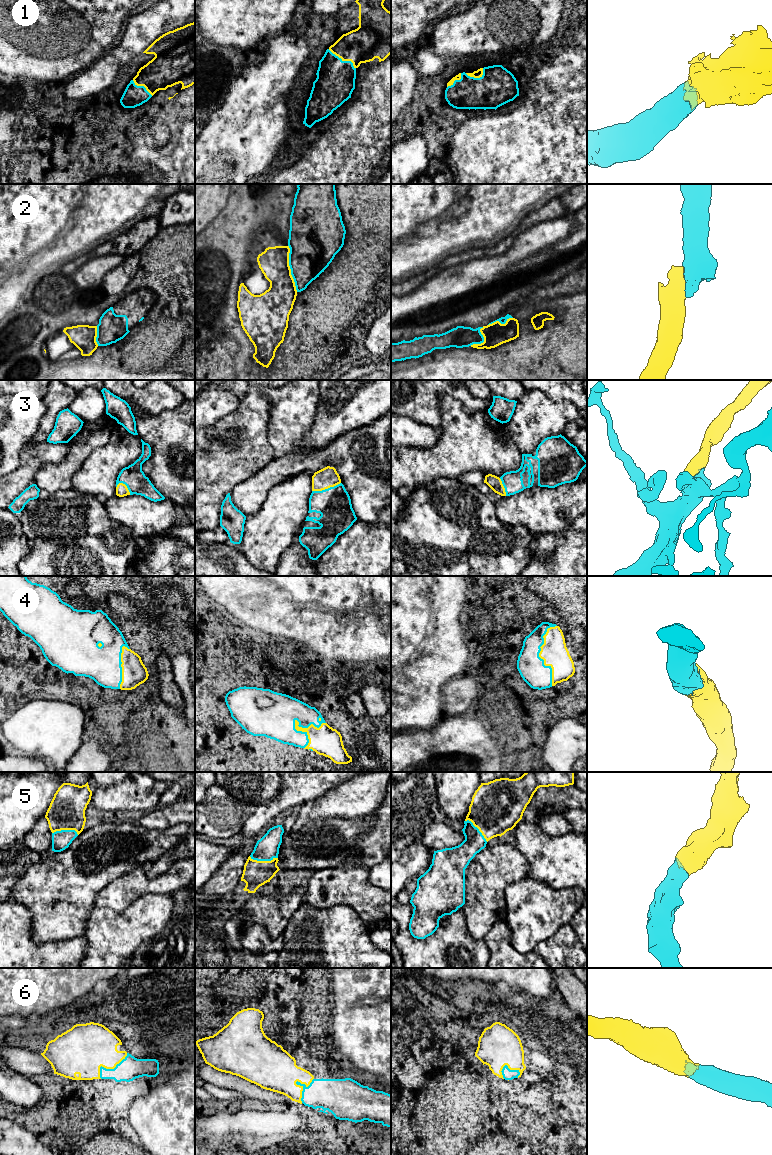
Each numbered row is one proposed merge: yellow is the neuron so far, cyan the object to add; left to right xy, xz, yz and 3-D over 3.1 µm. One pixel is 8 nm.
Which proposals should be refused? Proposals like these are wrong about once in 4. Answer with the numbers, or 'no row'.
2

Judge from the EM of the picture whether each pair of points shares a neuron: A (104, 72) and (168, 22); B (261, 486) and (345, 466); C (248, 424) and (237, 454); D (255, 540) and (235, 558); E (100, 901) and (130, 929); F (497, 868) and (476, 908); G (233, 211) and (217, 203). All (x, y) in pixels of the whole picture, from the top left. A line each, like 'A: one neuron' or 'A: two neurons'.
A: one neuron
B: one neuron
C: one neuron
D: two neurons
E: two neurons
F: one neuron
G: two neurons

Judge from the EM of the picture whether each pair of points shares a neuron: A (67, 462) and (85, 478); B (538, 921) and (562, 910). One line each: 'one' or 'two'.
A: two
B: one

